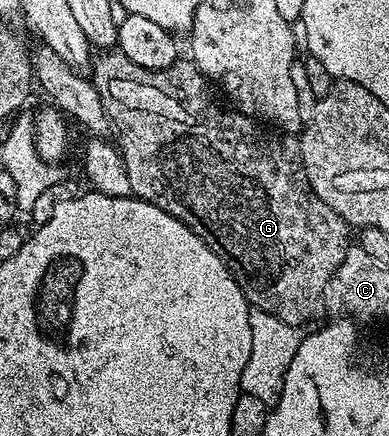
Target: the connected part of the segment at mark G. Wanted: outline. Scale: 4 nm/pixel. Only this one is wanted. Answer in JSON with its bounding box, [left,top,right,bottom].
[90,50,350,326]

